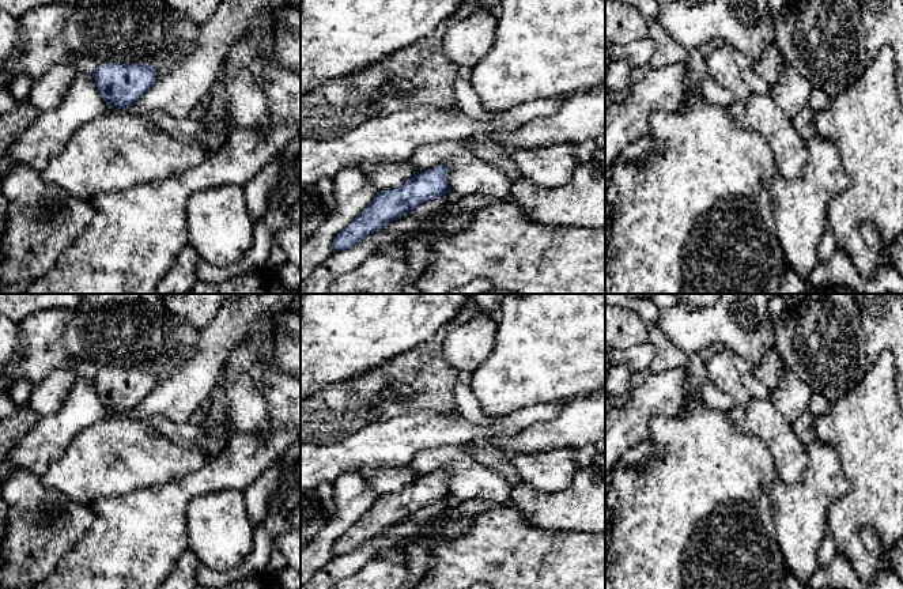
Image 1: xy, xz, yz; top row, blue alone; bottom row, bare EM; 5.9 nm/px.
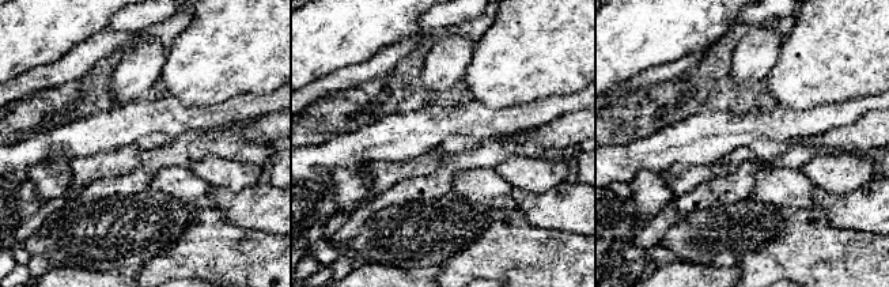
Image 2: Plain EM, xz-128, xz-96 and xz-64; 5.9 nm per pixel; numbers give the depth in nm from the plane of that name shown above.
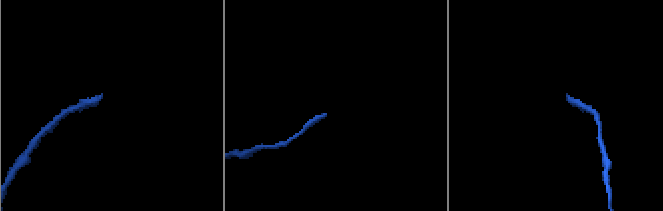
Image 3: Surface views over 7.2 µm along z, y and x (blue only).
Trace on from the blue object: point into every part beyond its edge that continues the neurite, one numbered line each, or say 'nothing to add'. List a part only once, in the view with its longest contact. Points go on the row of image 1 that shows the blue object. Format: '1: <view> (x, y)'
nothing to add

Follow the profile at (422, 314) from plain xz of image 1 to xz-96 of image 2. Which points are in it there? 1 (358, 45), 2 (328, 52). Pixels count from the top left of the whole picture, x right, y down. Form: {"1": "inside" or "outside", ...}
{"1": "inside", "2": "inside"}

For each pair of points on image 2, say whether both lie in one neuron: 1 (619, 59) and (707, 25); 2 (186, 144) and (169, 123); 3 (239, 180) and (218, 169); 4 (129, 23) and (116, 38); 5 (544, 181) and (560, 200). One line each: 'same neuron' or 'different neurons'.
1: same neuron
2: different neurons
3: same neuron
4: different neurons
5: different neurons

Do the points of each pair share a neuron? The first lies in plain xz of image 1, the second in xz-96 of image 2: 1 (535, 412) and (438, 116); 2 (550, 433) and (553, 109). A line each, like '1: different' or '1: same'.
1: same
2: different

